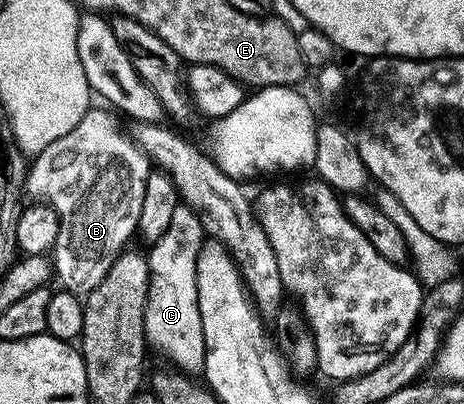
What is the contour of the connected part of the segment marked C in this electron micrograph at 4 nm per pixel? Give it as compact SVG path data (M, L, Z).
M178 204L171 216L171 224L163 236L159 236L147 250L149 260L149 295L145 309L145 337L167 354L179 370L183 372L197 372L205 364L205 341L203 340L203 316L199 316L199 292L197 291L197 261L202 242L207 235L201 226L201 217L184 204Z

